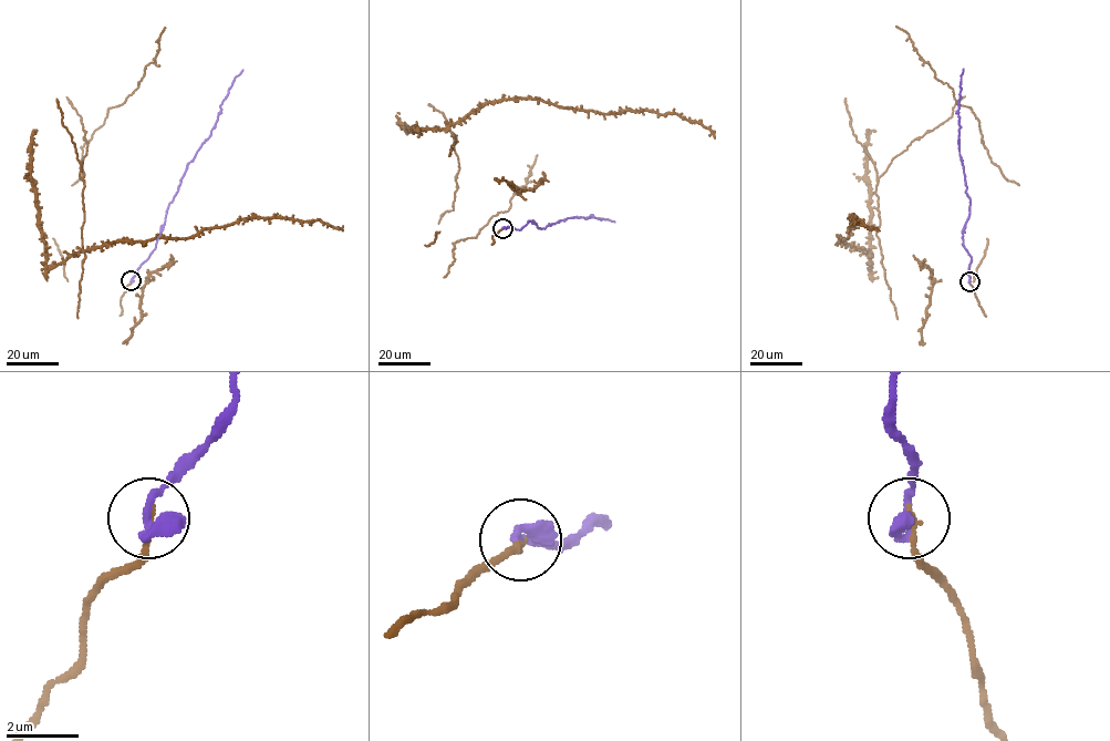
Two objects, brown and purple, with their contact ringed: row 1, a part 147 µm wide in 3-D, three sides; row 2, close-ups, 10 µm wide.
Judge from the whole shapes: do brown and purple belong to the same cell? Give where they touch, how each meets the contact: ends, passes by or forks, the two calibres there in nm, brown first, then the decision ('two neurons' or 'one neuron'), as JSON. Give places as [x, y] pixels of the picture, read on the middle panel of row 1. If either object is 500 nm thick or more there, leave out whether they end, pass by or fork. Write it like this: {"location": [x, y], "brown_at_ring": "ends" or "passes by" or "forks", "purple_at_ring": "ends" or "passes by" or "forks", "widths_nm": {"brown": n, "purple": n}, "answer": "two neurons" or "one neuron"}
{"location": [502, 228], "brown_at_ring": "ends", "purple_at_ring": "ends", "widths_nm": {"brown": 160, "purple": 440}, "answer": "one neuron"}

